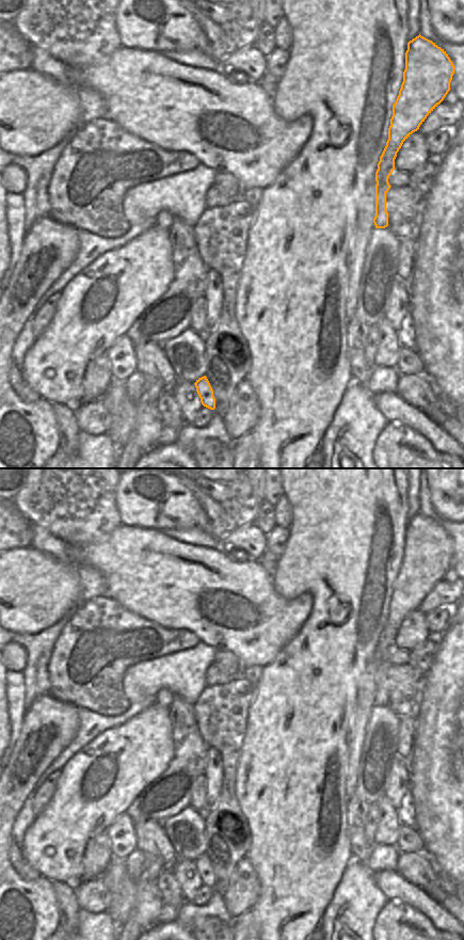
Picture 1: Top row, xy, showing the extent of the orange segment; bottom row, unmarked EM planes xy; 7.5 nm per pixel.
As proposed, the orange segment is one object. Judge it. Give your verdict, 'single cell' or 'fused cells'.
single cell

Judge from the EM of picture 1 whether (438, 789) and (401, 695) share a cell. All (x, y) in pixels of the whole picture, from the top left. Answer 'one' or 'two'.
two

